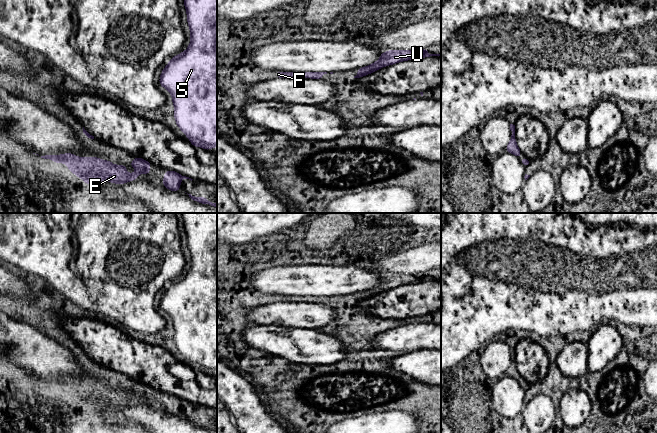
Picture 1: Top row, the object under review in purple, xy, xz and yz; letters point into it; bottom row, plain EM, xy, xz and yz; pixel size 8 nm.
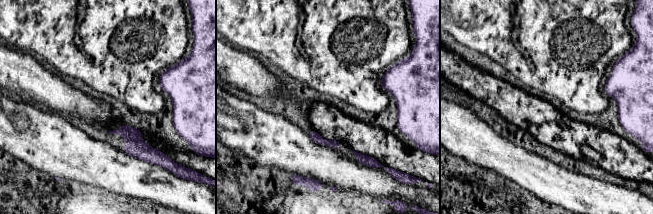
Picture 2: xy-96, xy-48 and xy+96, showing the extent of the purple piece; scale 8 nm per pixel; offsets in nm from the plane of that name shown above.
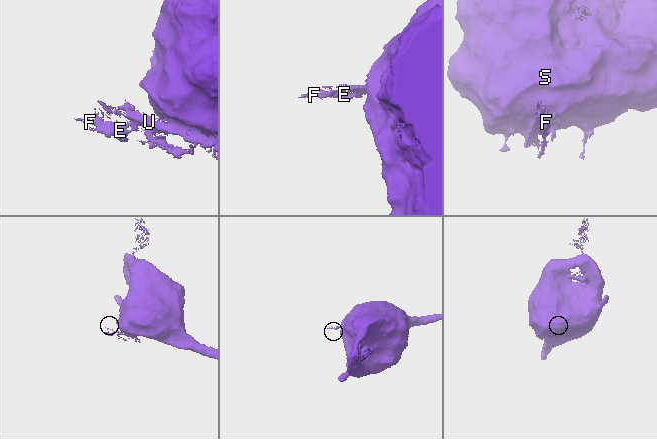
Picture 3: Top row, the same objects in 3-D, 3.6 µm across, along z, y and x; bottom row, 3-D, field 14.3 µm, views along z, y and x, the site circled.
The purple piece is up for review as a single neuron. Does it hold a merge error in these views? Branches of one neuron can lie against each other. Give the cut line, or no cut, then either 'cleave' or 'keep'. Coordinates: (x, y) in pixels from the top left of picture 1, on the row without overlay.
no cut; keep

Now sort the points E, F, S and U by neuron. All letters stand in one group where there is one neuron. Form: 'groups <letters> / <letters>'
groups E F S U

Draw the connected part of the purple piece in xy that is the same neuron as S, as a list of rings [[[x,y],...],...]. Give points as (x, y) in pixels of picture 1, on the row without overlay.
[[[181,213],[191,265],[186,275],[170,283],[159,308],[172,319],[177,350],[195,371],[217,371],[217,213]]]

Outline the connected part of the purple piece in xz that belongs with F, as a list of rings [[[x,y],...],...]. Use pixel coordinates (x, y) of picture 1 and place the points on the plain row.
[[[277,295],[275,302],[312,302],[322,304],[327,296],[282,296]]]

